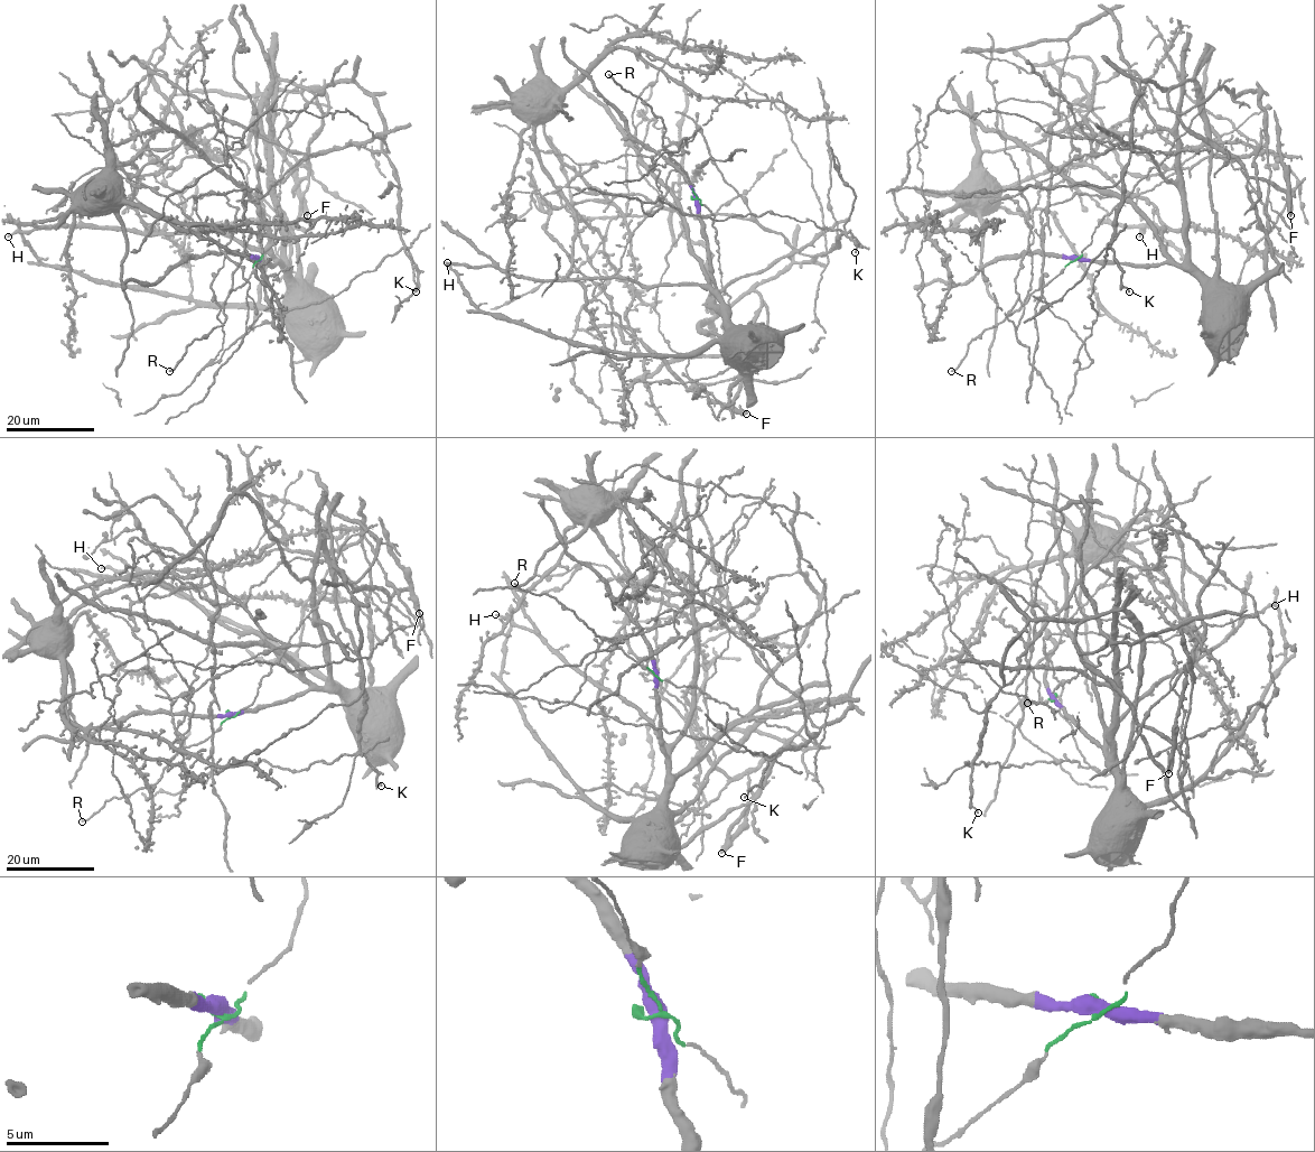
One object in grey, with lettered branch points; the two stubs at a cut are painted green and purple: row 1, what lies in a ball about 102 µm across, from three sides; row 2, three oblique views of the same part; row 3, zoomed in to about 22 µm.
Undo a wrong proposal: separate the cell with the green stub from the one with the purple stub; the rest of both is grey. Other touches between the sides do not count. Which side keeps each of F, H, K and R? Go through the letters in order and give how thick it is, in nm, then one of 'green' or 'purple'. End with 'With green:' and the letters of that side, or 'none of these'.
F: 380 nm thick; purple
H: 240 nm thick; purple
K: 160 nm thick; purple
R: 190 nm thick; green
With green: R

